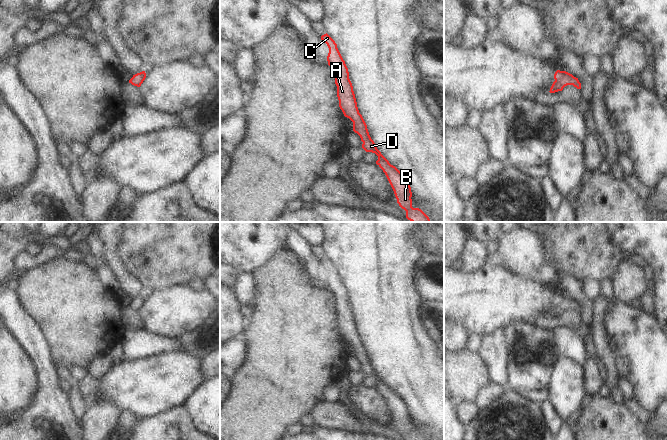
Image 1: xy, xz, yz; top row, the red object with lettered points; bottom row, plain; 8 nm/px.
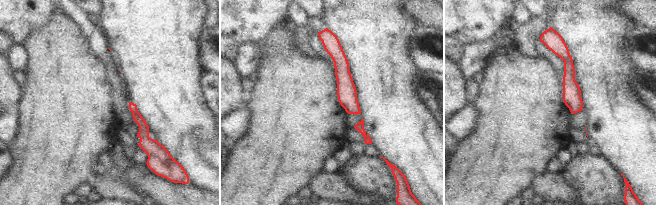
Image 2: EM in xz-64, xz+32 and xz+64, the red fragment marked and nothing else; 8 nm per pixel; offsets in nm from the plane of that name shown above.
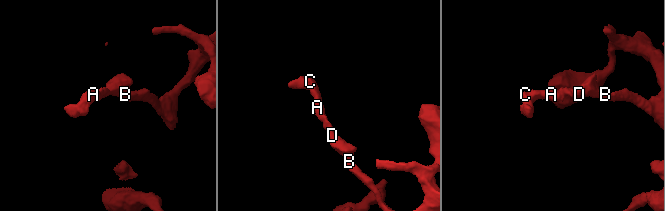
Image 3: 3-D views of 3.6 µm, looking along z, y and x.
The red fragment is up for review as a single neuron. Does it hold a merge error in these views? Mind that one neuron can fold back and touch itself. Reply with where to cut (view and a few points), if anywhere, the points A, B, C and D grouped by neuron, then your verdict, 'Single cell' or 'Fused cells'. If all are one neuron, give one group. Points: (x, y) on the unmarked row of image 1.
No split. Groups: A B C D. Single cell

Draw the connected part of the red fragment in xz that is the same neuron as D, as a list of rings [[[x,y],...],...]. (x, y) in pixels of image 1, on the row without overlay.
[[[326,257],[321,260],[328,272],[328,289],[335,296],[335,308],[339,331],[345,341],[353,346],[353,355],[357,357],[363,366],[362,372],[366,376],[375,377],[378,380],[376,388],[385,397],[397,423],[399,430],[406,435],[406,440],[427,440],[421,433],[412,431],[412,416],[406,401],[381,378],[374,365],[371,363],[367,349],[359,337],[352,307],[349,303],[348,292],[343,284],[335,265]]]

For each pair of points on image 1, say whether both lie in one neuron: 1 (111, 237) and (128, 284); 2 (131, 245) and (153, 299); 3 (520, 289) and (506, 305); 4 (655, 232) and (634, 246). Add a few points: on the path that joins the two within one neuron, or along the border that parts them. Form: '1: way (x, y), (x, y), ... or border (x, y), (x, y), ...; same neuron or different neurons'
1: way (112, 249), (114, 259), (122, 272); same neuron
2: border (173, 286), (167, 289), (148, 291); different neurons
3: way (516, 293), (508, 301); same neuron
4: way (650, 232), (639, 241); same neuron

